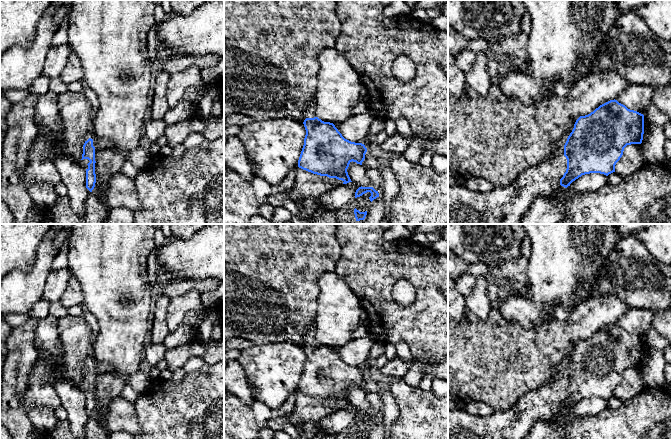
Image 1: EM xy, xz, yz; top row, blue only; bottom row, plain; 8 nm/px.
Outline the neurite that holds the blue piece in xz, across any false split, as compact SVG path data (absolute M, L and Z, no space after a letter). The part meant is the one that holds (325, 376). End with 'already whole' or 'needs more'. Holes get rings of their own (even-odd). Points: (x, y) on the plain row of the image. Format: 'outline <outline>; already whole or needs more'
outline M312 322L304 335L306 359L298 391L313 398L342 404L343 408L352 406L347 396L349 388L353 385L362 389L367 372L362 367L345 363L333 347L319 343L315 333Z; needs more

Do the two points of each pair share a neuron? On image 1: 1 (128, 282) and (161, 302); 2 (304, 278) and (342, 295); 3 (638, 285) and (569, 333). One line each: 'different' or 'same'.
1: different
2: different
3: different

